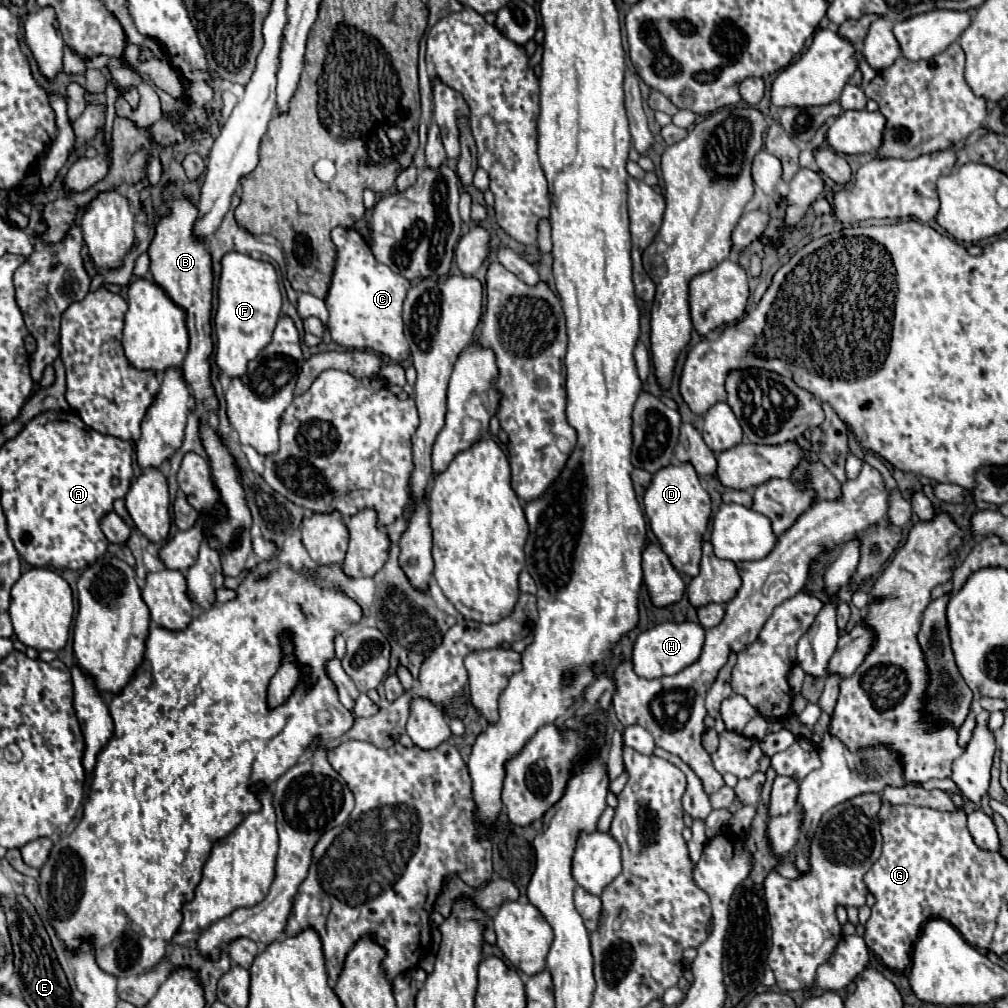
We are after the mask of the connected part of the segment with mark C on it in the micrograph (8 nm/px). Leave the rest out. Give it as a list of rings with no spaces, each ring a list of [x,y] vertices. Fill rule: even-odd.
[[[335,227],[331,231],[331,239],[337,247],[337,263],[335,263],[329,293],[325,297],[325,305],[329,309],[329,333],[333,341],[347,349],[359,349],[359,351],[371,349],[395,363],[405,363],[409,359],[409,343],[403,335],[403,301],[407,289],[411,289],[411,283],[405,277],[393,273],[387,265],[377,263],[363,237],[353,229]]]

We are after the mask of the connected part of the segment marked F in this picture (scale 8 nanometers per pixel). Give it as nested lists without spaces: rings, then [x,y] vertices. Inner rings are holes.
[[[227,253],[221,259],[219,279],[219,305],[215,315],[217,331],[217,365],[225,377],[241,377],[247,371],[247,363],[271,341],[279,313],[281,291],[277,271],[269,261],[253,259],[243,253]]]

